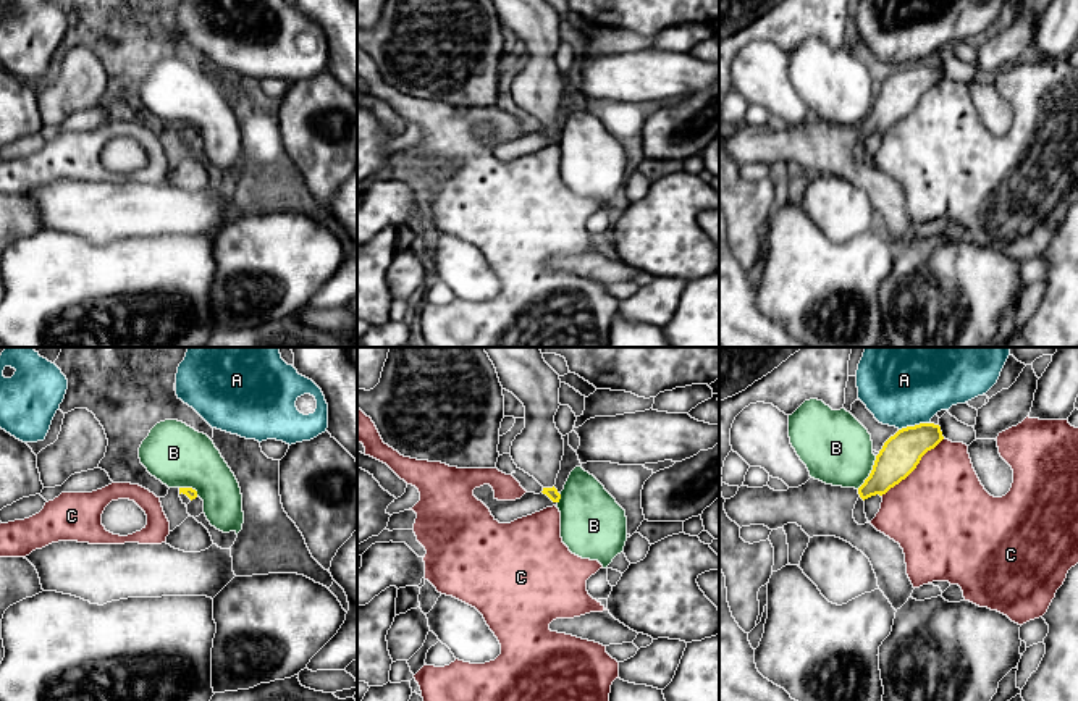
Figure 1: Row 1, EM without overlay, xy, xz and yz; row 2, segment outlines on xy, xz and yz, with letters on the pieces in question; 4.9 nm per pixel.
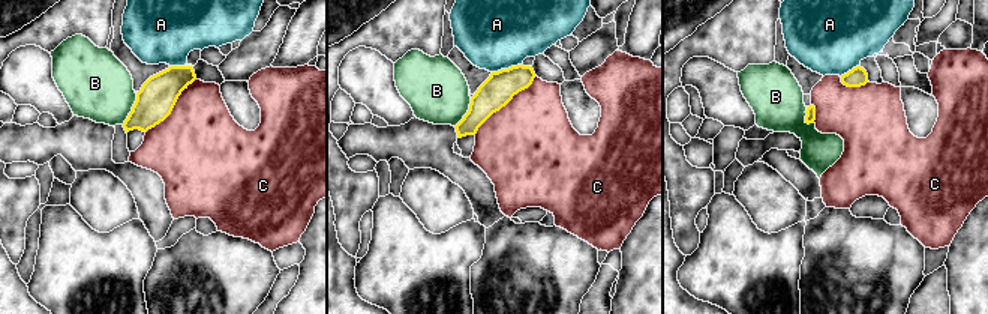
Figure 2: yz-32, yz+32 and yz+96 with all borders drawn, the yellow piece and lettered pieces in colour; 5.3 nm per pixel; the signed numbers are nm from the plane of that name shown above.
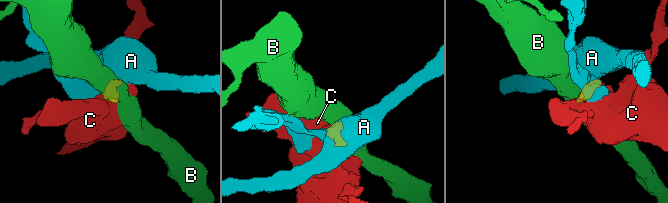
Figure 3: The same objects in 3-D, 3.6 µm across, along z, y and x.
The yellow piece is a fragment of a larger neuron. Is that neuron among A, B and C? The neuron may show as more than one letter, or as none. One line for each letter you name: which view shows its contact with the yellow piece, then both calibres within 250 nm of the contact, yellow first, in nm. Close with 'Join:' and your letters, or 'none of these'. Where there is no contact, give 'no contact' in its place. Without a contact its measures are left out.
Join: none of these

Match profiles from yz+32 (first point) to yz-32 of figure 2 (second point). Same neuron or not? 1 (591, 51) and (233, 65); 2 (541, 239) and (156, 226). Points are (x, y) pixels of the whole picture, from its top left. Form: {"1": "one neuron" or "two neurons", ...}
{"1": "one neuron", "2": "two neurons"}

